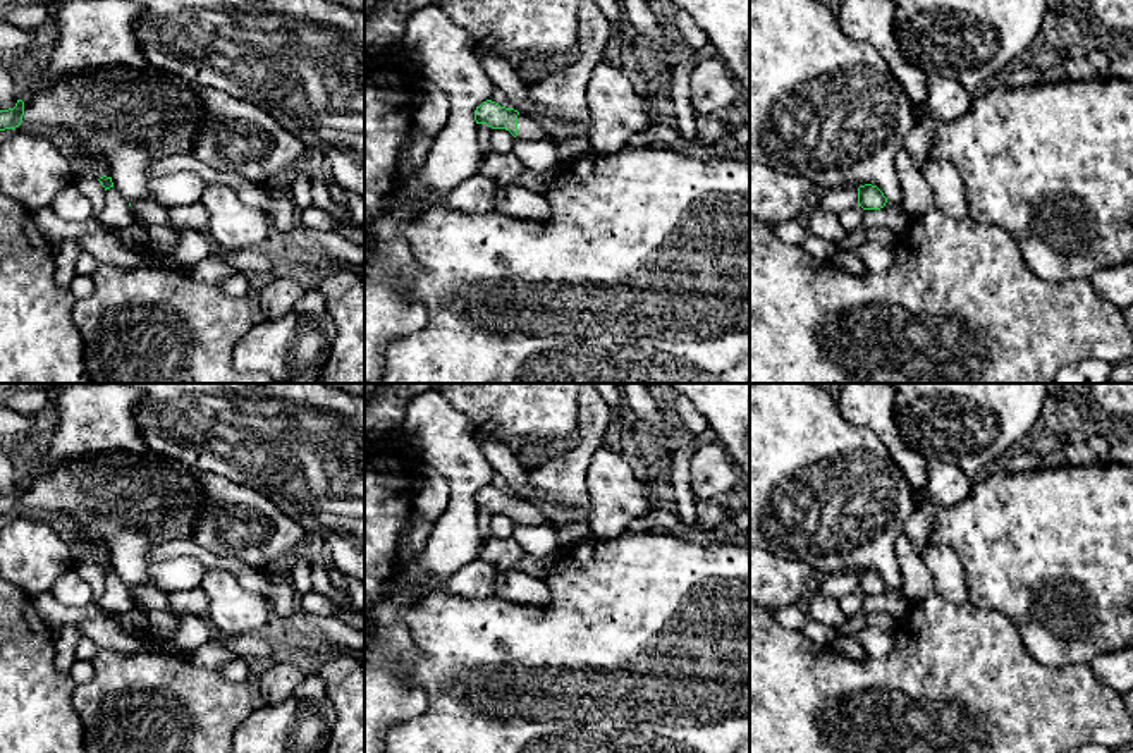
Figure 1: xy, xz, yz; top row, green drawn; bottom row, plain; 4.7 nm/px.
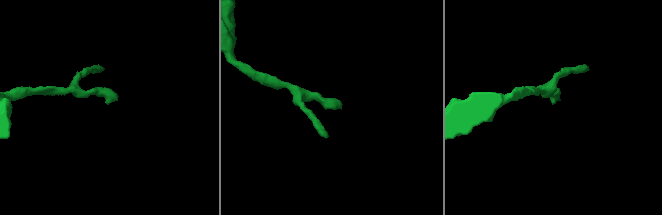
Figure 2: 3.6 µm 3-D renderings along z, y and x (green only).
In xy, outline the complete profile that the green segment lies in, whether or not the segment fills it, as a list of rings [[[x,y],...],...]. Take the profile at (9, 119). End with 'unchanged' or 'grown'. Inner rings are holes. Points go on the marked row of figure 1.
[[[17,100],[14,108],[0,110],[0,131],[15,129],[21,126],[24,115],[24,101]]]; unchanged

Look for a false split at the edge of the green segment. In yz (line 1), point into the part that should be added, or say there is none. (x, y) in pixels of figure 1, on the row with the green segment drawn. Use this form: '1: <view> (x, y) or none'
1: none

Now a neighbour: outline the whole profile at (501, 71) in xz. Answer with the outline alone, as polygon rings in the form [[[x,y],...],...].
[[[478,52],[478,60],[485,67],[492,83],[500,88],[512,101],[514,110],[530,117],[547,134],[548,143],[564,141],[573,134],[573,126],[559,117],[542,113],[530,100],[530,86],[526,86],[516,69],[514,58],[502,58],[493,53]]]

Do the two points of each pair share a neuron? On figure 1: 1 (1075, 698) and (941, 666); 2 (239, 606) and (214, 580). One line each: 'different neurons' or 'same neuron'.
1: same neuron
2: same neuron

